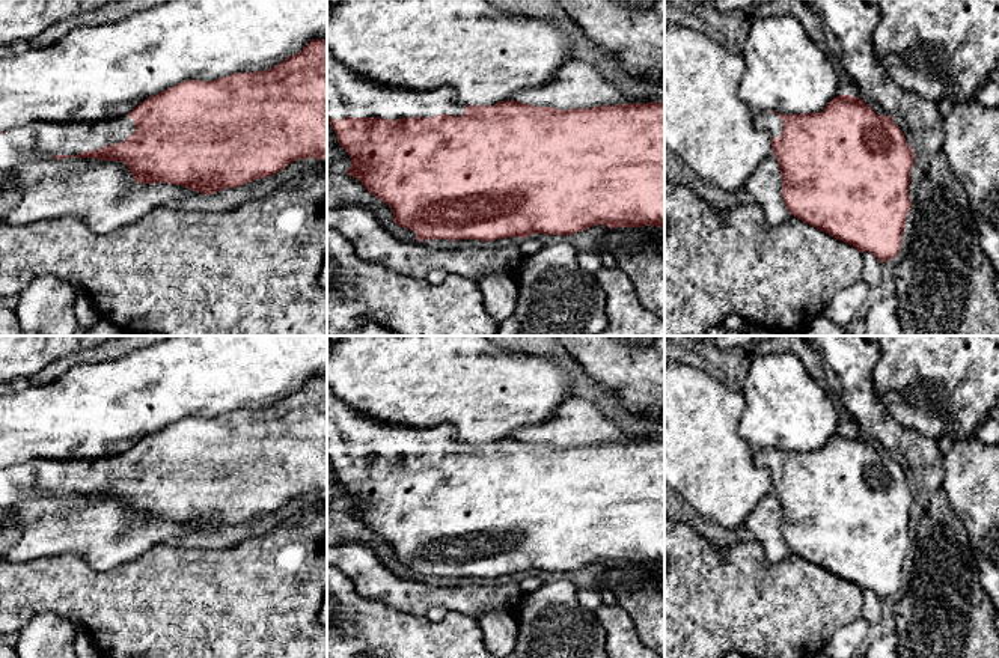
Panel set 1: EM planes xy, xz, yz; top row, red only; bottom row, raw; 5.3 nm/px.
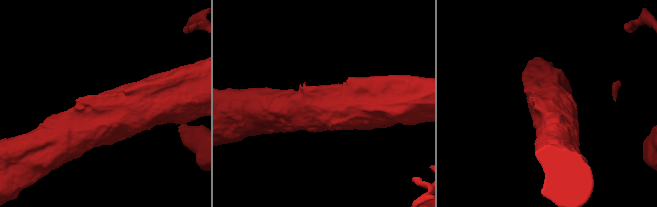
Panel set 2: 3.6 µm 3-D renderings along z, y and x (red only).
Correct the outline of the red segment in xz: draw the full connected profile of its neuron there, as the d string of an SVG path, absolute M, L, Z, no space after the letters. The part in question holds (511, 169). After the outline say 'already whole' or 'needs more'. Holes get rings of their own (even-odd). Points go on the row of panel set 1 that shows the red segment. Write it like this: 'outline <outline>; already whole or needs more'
outline M327 47L327 122L338 136L338 143L351 158L347 172L393 212L398 226L416 233L417 241L426 239L478 239L527 238L532 233L573 235L592 226L643 227L664 226L664 101L646 104L618 104L591 108L559 110L554 107L529 105L520 101L499 101L494 105L463 105L455 99L454 89L441 86L434 90L408 90L387 87L365 78L333 59Z; needs more

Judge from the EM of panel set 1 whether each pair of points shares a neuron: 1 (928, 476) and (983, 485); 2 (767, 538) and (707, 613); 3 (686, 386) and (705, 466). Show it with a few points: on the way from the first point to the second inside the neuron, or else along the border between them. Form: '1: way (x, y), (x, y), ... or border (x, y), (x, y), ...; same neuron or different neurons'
1: border (944, 455), (944, 482), (940, 487); different neurons
2: border (755, 539), (769, 562), (779, 562), (790, 551); different neurons
3: way (686, 405), (686, 435), (695, 446); same neuron

